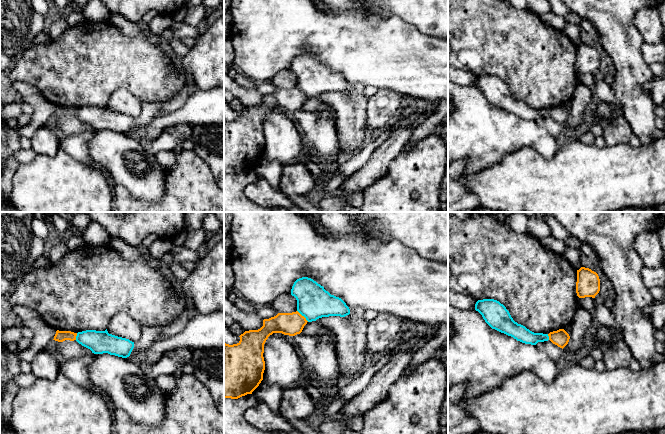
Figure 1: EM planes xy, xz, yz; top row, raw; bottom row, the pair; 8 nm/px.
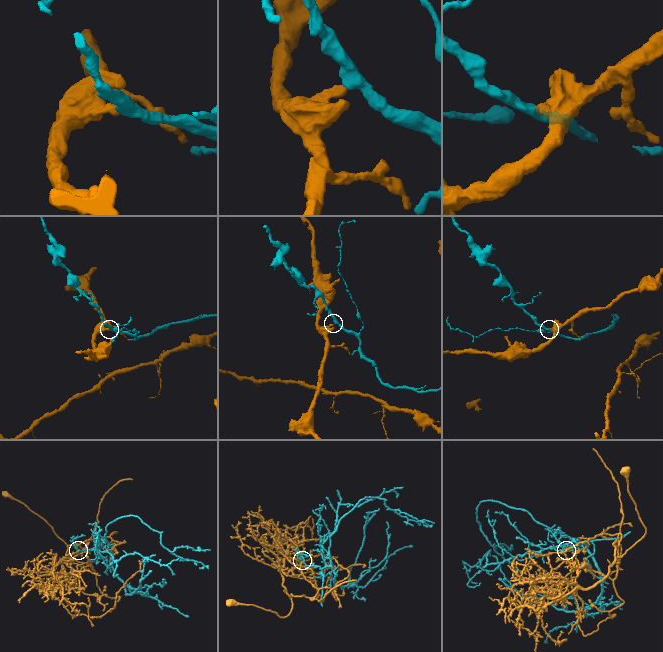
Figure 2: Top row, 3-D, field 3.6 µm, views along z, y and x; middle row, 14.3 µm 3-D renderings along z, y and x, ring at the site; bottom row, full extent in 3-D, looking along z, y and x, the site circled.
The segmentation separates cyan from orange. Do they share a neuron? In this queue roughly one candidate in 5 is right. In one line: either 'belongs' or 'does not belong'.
does not belong

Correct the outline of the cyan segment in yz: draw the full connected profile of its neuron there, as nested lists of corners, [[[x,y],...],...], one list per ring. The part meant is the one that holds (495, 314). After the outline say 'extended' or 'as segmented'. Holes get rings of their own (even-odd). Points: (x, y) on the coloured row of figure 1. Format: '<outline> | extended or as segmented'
[[[478,300],[475,304],[475,310],[482,315],[492,329],[511,336],[517,341],[536,345],[538,342],[549,340],[548,334],[534,333],[515,322],[506,307],[497,300]]] | as segmented

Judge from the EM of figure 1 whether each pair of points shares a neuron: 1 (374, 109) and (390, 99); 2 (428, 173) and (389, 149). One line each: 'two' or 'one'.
1: one
2: two

